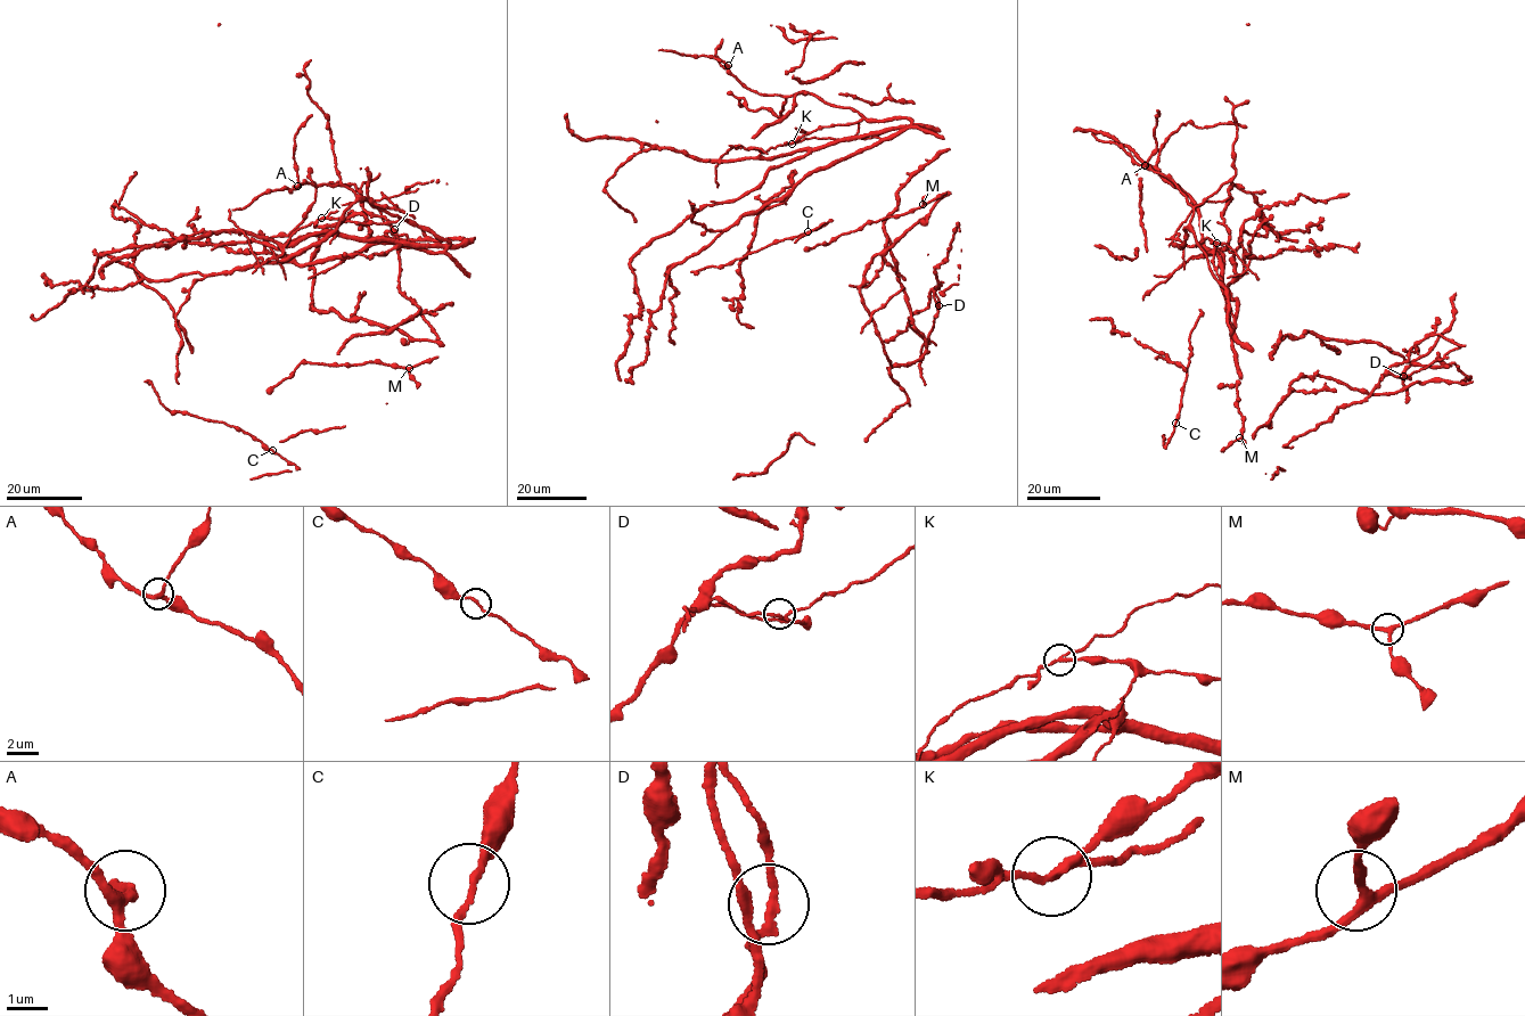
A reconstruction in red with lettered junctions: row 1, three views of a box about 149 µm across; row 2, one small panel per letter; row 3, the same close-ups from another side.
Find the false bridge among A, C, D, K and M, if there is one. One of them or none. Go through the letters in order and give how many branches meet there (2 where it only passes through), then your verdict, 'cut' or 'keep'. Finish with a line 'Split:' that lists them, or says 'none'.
A: branches 3; keep
C: branches 2; keep
D: branches 3; keep
K: branches 3; cut
M: branches 3; keep
Split: K

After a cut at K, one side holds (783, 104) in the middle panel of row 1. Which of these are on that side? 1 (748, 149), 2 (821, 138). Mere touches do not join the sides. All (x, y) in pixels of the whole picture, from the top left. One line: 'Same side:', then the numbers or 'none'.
Same side: none

